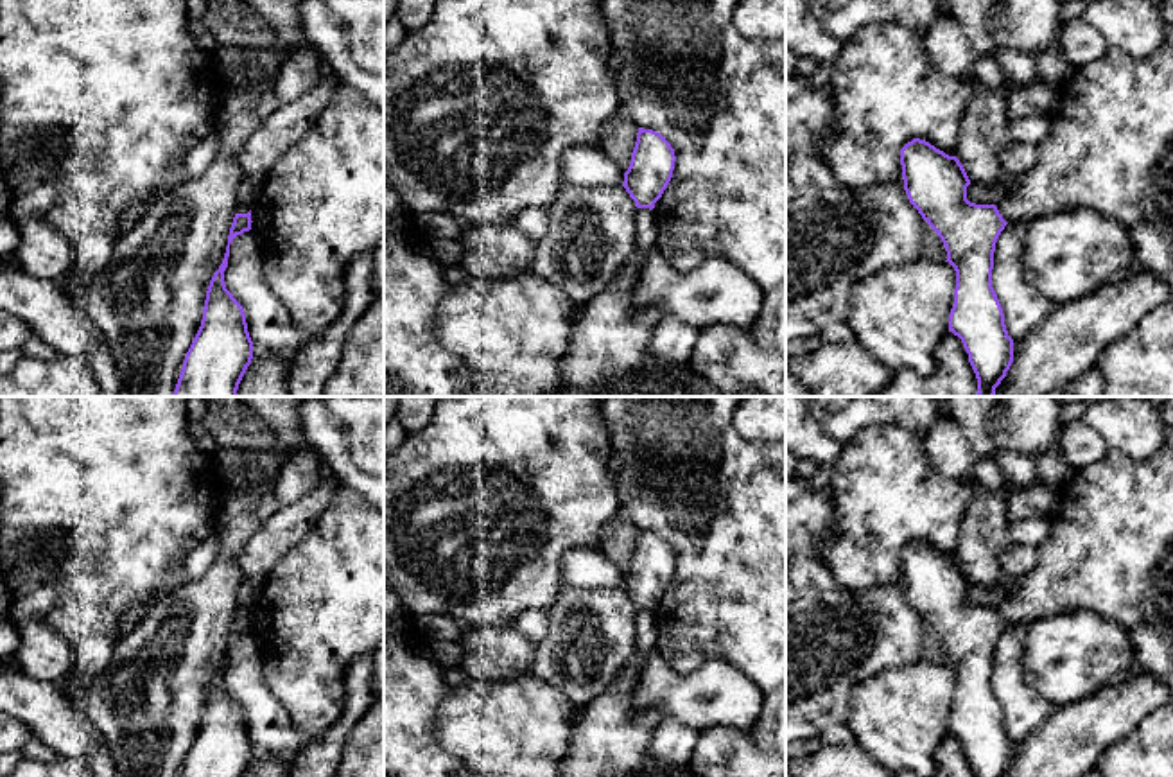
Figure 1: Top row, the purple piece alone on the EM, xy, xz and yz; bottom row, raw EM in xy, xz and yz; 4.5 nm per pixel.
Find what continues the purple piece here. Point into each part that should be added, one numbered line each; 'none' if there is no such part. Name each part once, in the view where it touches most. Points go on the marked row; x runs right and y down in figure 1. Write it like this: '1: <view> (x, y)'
none

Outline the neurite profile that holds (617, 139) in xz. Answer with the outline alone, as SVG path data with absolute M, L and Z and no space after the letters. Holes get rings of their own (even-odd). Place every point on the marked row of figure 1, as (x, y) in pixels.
M622 115L613 117L601 131L601 149L628 170L639 127Z

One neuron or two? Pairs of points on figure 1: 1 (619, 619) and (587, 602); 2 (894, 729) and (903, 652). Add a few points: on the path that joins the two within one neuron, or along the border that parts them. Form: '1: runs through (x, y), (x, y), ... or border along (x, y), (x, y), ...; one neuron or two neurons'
1: runs through (612, 619), (605, 619), (594, 609); one neuron
2: border along (921, 657), (908, 664), (888, 666), (861, 680); two neurons

